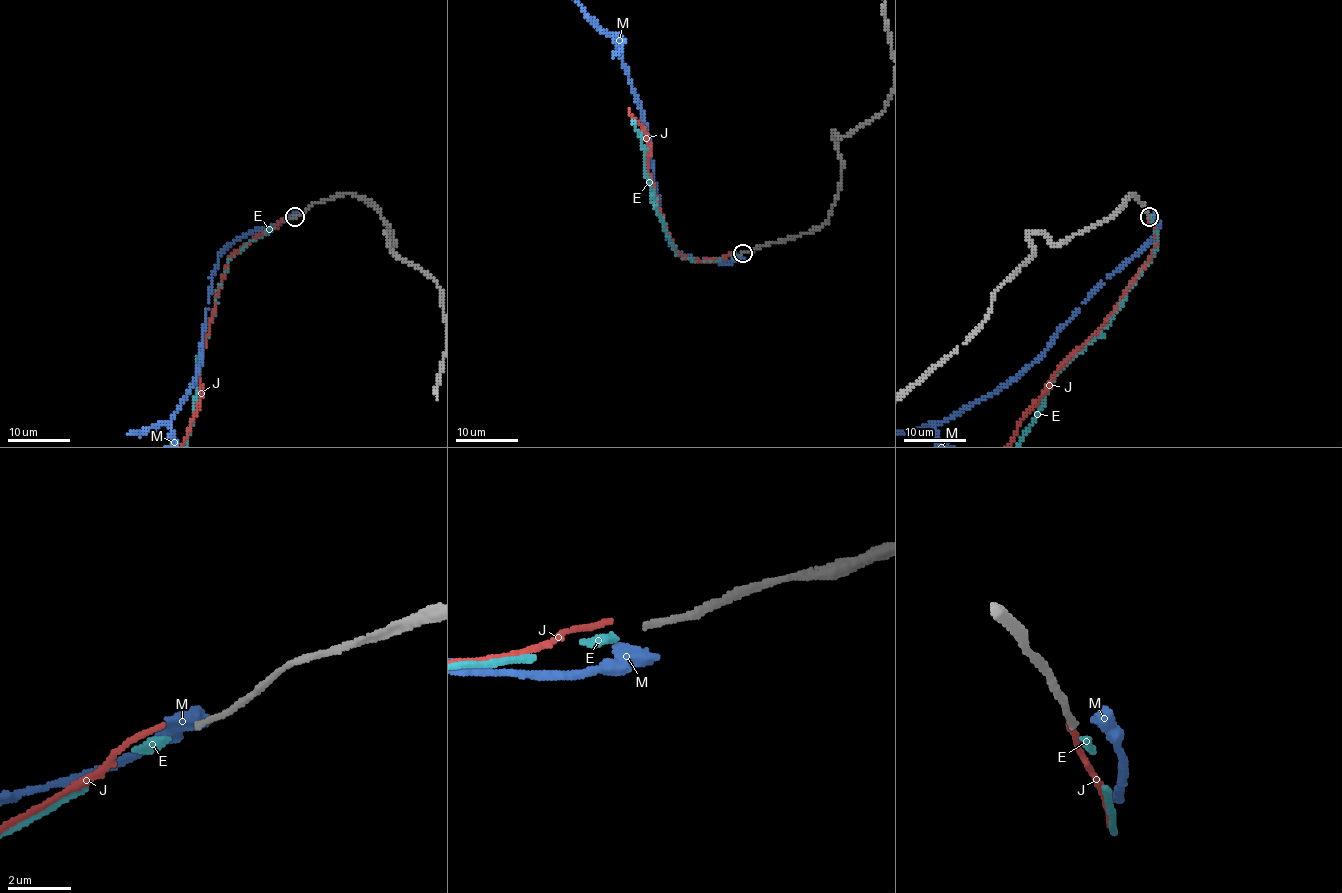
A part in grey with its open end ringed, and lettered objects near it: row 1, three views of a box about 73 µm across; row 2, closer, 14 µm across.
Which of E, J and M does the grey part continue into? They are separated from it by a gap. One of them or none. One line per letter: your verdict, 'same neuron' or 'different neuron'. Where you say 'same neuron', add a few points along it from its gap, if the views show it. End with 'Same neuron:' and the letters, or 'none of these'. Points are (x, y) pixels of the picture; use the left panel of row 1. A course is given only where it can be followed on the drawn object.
E: same neuron
J: different neuron
M: different neuron
Same neuron: E

